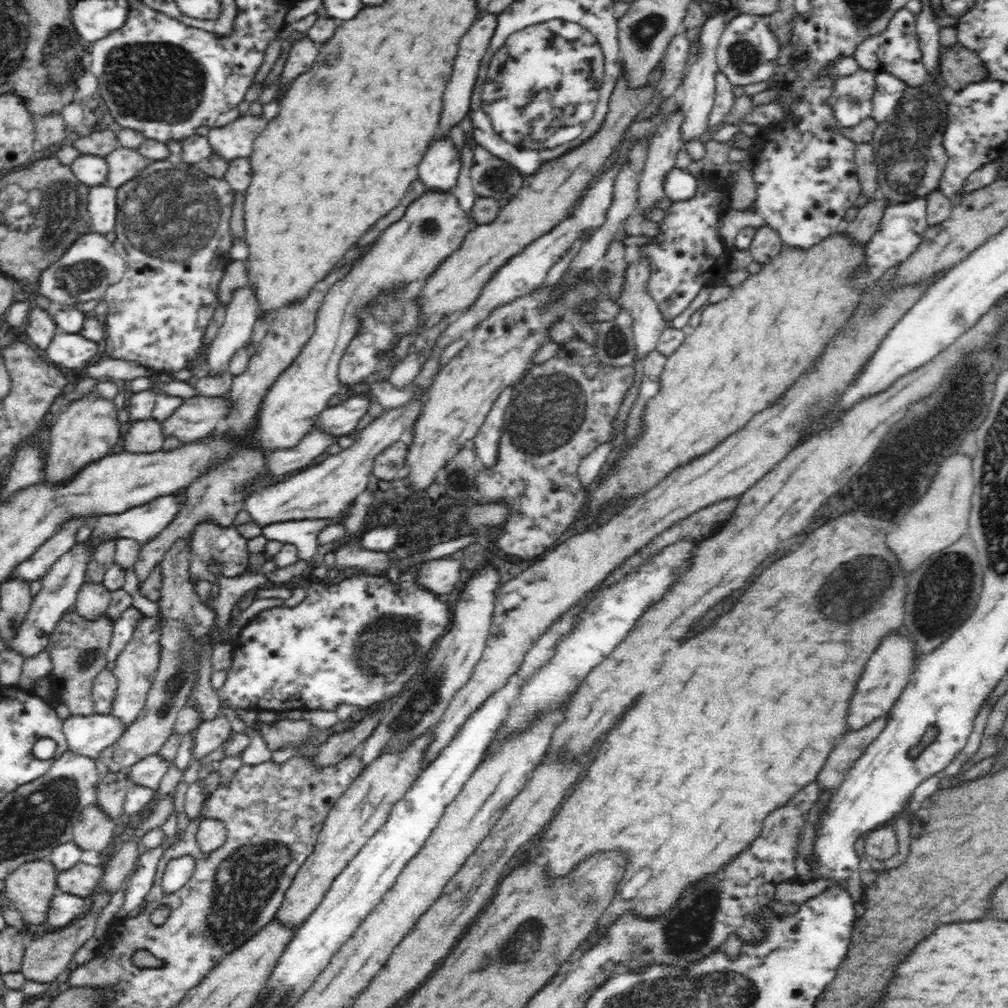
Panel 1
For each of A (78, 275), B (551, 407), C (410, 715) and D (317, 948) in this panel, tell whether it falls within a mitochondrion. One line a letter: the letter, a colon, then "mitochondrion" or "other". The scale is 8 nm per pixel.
A: mitochondrion
B: mitochondrion
C: mitochondrion
D: other

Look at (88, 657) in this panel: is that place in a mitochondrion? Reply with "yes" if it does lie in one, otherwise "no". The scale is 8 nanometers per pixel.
yes

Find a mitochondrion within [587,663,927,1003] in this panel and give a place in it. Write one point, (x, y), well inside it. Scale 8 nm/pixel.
(689, 930)

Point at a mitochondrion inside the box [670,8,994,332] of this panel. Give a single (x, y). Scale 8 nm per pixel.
(905, 145)

